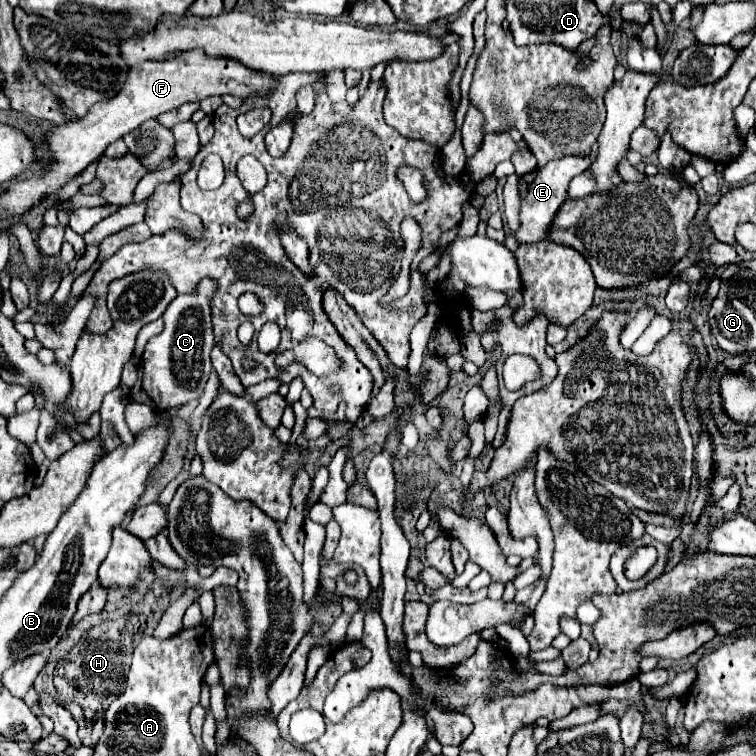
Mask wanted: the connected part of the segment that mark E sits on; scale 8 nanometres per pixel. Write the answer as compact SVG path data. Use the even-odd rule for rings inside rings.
M567 156L561 160L553 160L553 162L545 164L543 168L535 168L533 172L519 178L517 188L519 188L519 196L521 196L521 206L519 206L521 226L515 232L515 238L519 244L535 244L539 240L549 238L549 230L553 226L553 220L555 220L561 204L567 200L569 182L577 174L585 172L589 166L591 166L589 156Z

